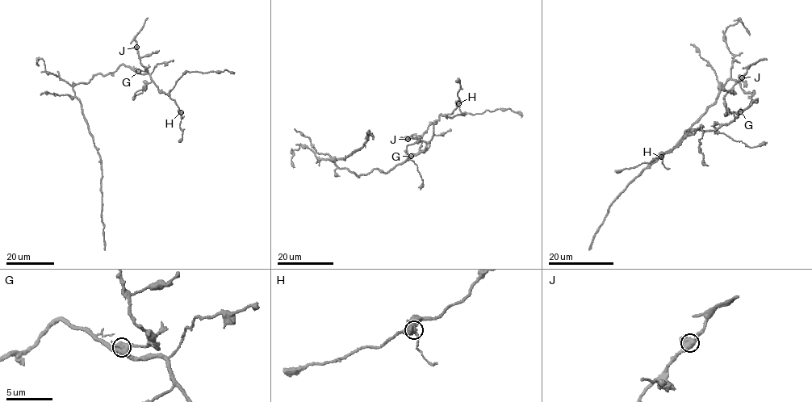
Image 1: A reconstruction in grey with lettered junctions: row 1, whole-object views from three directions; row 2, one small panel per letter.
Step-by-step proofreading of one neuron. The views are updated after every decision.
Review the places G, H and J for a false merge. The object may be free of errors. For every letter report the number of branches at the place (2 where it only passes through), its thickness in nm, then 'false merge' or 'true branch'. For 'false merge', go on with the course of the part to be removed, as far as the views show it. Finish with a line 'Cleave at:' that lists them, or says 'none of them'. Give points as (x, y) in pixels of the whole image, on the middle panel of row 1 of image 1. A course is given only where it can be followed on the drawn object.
G: branches 4; calibre 550 nm; false merge; course (411, 156), (417, 153), (420, 140), (414, 134), (406, 138), (420, 141)
H: branches 4; calibre 550 nm; true branch
J: branches 4; calibre 500 nm; true branch
Cleave at: G

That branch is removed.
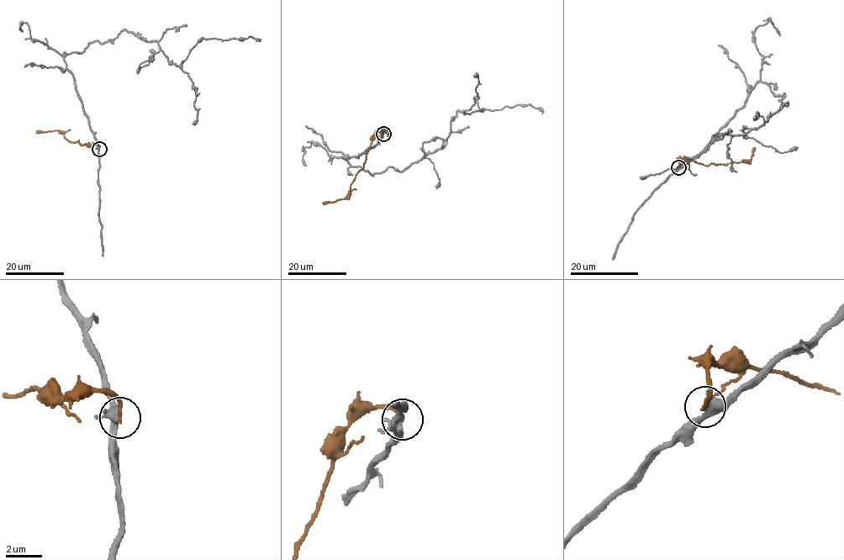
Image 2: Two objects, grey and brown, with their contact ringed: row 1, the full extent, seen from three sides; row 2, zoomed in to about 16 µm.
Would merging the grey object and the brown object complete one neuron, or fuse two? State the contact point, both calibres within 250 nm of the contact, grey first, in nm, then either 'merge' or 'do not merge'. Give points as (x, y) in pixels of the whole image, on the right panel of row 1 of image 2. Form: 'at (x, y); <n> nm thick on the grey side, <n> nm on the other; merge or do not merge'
at (678, 167); 360 nm thick on the grey side, 200 nm on the other; do not merge

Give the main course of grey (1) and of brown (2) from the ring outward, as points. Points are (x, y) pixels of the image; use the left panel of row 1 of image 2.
1: (99, 149), (63, 56), (123, 30), (155, 40), (176, 65), (203, 39), (259, 39)
2: (99, 149), (97, 145), (81, 145), (79, 140), (69, 141), (63, 133), (57, 130), (36, 131)

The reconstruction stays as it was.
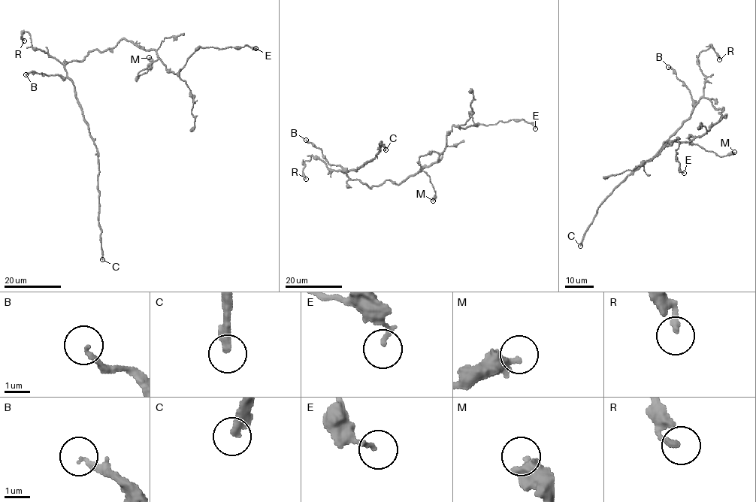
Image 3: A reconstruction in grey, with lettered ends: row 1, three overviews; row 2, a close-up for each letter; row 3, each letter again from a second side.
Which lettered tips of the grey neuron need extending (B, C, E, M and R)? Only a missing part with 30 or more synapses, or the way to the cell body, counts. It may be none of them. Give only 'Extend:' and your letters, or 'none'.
Extend: B, C

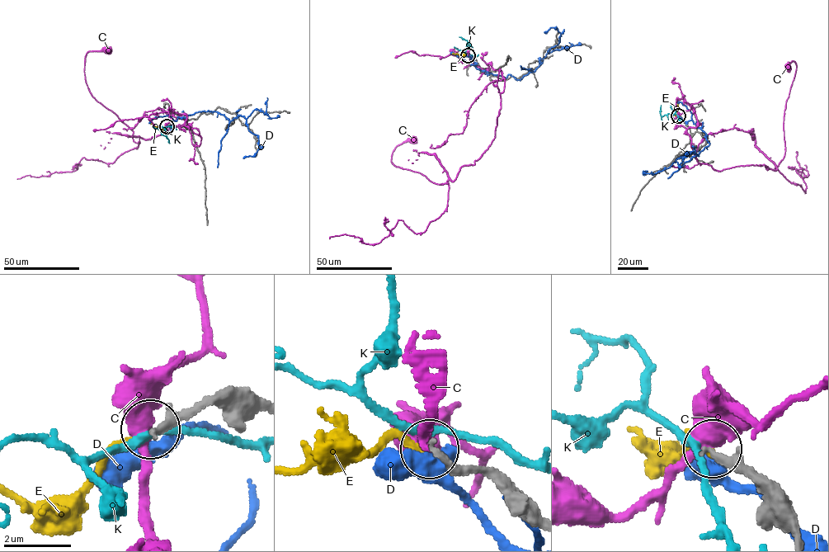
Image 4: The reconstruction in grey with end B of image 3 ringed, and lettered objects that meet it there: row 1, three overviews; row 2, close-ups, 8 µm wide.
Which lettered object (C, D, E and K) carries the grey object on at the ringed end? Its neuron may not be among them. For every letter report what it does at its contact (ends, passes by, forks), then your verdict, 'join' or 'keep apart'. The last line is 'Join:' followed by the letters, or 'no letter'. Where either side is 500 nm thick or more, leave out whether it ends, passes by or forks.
C: keep apart
D: it passes by; keep apart
E: it ends; join
K: it passes by; keep apart
Join: E

